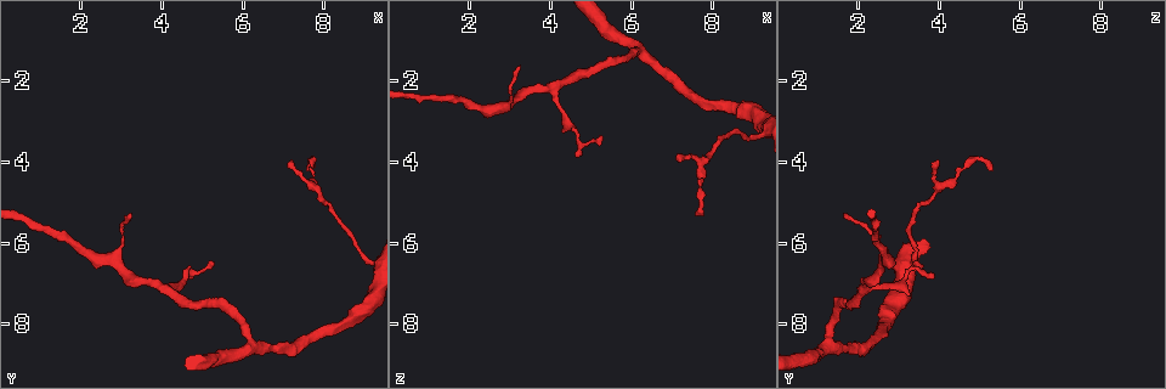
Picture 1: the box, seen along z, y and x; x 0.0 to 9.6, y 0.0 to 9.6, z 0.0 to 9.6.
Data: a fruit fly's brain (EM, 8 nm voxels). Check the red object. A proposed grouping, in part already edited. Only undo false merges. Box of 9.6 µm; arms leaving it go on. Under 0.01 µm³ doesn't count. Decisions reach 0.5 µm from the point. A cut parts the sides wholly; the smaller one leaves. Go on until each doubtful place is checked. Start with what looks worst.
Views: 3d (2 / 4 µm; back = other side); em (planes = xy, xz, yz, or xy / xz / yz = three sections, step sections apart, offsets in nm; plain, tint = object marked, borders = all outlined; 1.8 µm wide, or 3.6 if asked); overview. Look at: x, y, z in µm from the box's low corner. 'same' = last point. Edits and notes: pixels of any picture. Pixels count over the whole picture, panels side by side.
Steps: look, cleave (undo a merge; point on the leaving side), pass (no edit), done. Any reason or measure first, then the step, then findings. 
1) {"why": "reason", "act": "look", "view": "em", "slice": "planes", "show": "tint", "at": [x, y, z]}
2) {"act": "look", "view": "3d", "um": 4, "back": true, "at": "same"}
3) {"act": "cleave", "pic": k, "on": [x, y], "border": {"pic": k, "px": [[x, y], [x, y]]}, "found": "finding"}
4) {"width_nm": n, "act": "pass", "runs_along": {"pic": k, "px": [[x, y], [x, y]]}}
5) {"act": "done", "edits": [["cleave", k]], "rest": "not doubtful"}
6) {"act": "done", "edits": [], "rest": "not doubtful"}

{"why": "a fork", "act": "look", "view": "3d", "um": 4, "at": [4.05, 7.15, 2.10]}

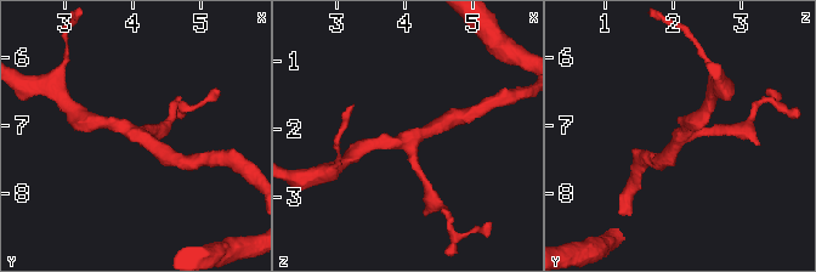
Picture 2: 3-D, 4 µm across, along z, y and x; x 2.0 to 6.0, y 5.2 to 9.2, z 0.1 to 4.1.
{"arms": 3, "act": "look", "view": "em", "slice": "yz", "step": 8, "show": "tint", "at": [4.10, 7.15, 2.15]}

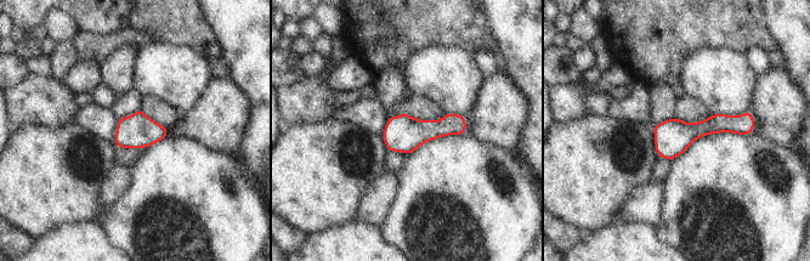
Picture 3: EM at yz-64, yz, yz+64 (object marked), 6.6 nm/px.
{"act": "look", "view": "em", "slice": "xz", "step": 8, "show": "tint", "at": "same"}

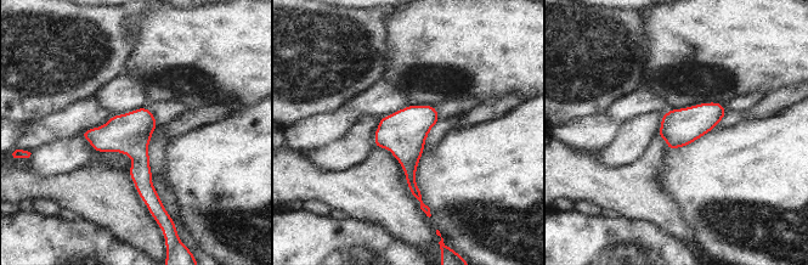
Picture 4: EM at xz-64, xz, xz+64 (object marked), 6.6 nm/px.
{"act": "pass", "found": "all the same neuron"}

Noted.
{"why": "sharp bend", "act": "look", "view": "em", "slice": "yz", "step": 16, "show": "plain", "at": [4.70, 6.70, 3.45]}

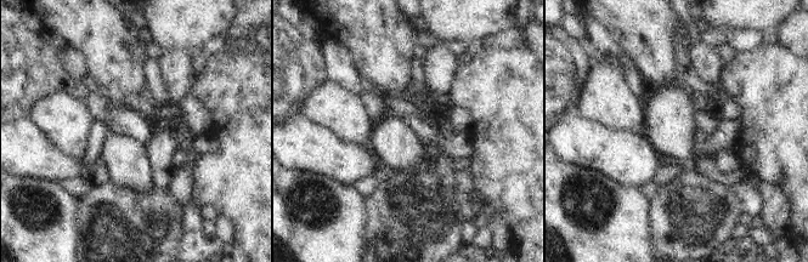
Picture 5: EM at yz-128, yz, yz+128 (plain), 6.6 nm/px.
{"why": "where the object lies", "act": "look", "view": "em", "slice": "yz", "step": 16, "show": "tint", "at": "same"}

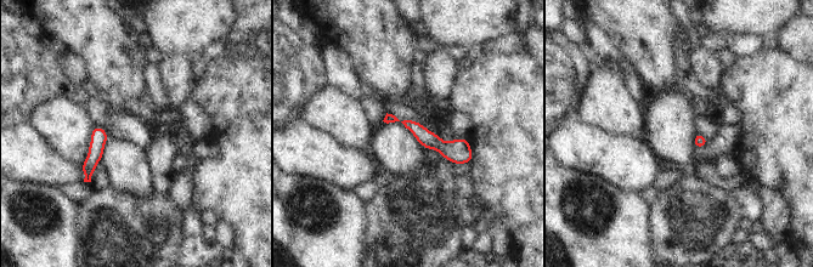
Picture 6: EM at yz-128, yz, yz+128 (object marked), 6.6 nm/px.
{"act": "pass", "runs_along": {"pic": 6, "px": [[407, 123], [444, 148], [469, 155]]}, "found": "continuous, no second neuron"}

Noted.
{"why": "three-way junction", "act": "look", "view": "3d", "um": 2, "at": [6.30, 8.55, 1.35]}

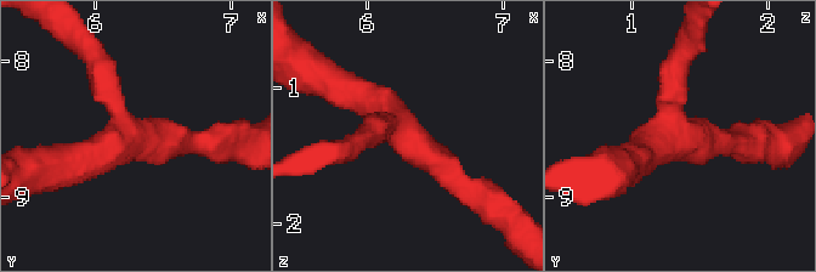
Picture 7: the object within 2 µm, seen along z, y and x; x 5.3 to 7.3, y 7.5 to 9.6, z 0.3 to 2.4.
{"arms": 3, "arm_widths_nm": [190, 240, 280], "act": "look", "view": "em", "slice": "planes", "show": "tint", "at": [6.26, 8.50, 1.30]}

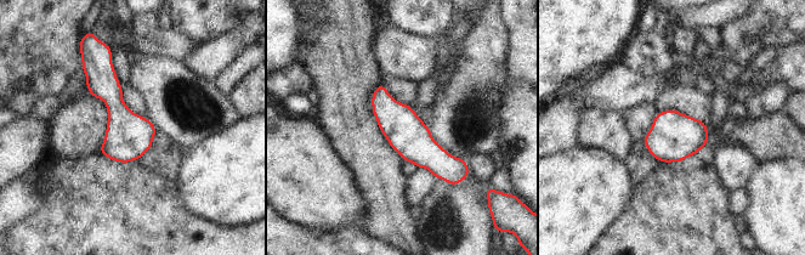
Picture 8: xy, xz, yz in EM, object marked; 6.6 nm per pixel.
{"act": "pass", "found": "one neuron here"}

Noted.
{"act": "done", "edits": [], "rest": "not doubtful"}

